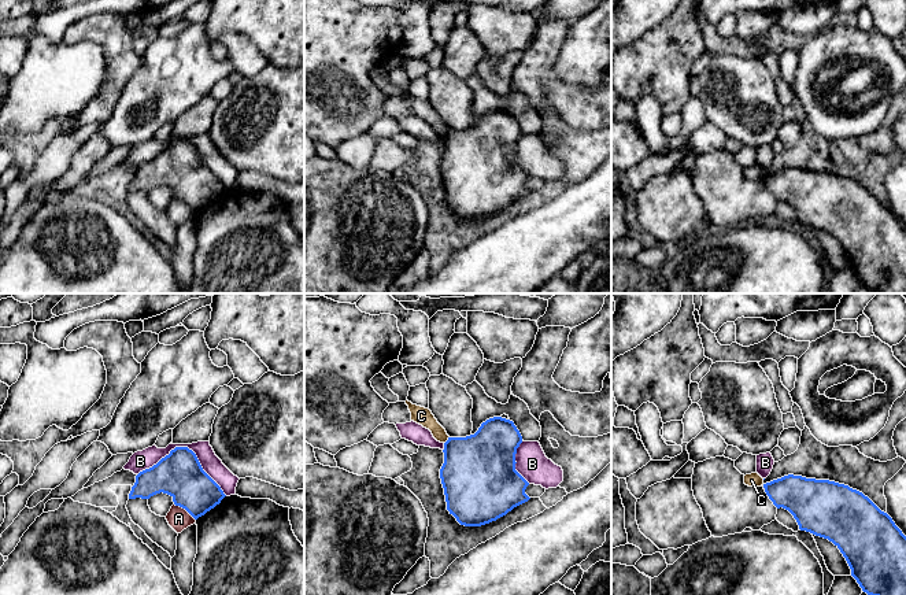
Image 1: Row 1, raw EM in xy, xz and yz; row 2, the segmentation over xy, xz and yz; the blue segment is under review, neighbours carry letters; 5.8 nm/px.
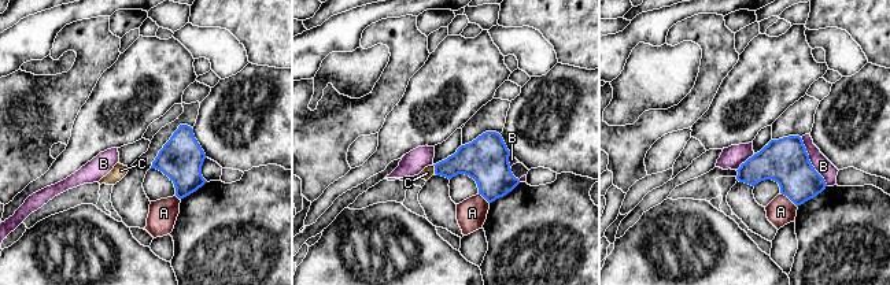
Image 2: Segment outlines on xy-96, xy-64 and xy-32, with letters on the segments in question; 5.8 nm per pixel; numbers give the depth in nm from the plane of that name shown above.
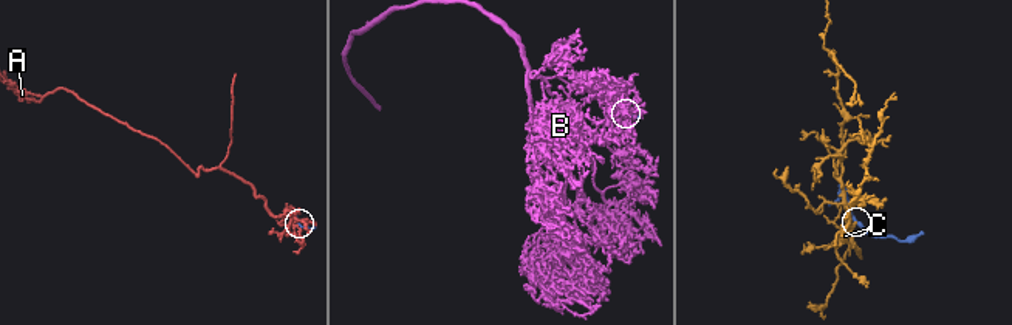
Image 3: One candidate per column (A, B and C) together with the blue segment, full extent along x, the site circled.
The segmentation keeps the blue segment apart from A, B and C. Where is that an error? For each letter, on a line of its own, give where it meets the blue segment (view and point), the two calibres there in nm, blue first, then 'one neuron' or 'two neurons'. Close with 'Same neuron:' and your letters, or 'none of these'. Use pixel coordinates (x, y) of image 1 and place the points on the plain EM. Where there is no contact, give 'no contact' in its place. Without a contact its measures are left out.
A: meets blue in xy at (185, 202); 280 nm thick on the blue side, 140 nm on the other; two neurons
B: meets blue in xy at (187, 140); 280 nm thick on the blue side, 110 nm on the other; two neurons
C: meets blue in xz at (447, 133); 420 nm thick on the blue side, 100 nm on the other; two neurons
Same neuron: none of these

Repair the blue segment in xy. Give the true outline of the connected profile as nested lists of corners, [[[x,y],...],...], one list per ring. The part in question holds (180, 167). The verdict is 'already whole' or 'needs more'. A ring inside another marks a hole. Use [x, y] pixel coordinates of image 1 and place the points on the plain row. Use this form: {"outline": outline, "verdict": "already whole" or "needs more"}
{"outline": [[[175,140],[156,158],[140,165],[129,192],[149,192],[160,185],[170,188],[174,197],[185,202],[195,212],[226,189],[188,140]]], "verdict": "already whole"}

